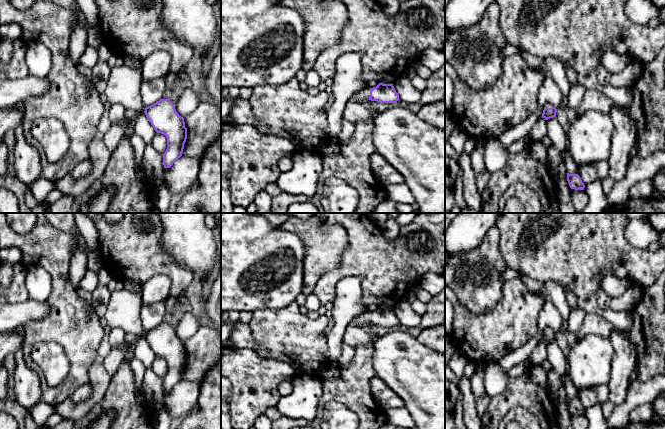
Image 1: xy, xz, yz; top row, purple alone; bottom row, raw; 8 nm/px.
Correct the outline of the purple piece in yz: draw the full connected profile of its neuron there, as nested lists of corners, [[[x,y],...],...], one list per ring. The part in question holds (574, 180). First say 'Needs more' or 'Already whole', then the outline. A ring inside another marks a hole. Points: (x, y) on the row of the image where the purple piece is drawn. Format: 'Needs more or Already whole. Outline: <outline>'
Already whole. Outline: [[[567,173],[567,181],[571,189],[584,190],[585,185],[578,174]]]

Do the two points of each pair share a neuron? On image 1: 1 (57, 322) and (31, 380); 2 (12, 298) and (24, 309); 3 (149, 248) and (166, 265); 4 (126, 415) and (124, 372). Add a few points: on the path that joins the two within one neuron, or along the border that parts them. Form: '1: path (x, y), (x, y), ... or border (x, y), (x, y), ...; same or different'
1: border (23, 352), (25, 363), (39, 377), (41, 395); different
2: border (29, 298), (22, 302), (10, 304); different
3: path (153, 252), (162, 261); same
4: path (124, 404), (124, 383); same

